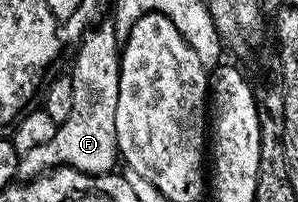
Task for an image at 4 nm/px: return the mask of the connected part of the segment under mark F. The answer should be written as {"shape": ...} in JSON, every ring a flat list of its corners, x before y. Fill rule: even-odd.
{"shape":[[111,20,102,21,85,32,75,50,76,62,70,70,74,87,74,107,70,107,69,118,56,126,56,134,54,139,50,139,50,143,42,143,42,147,34,147,20,155,16,175,21,182,32,181,57,167,95,174,111,173,117,168,114,111,118,111,121,46,116,40,115,24]]}

